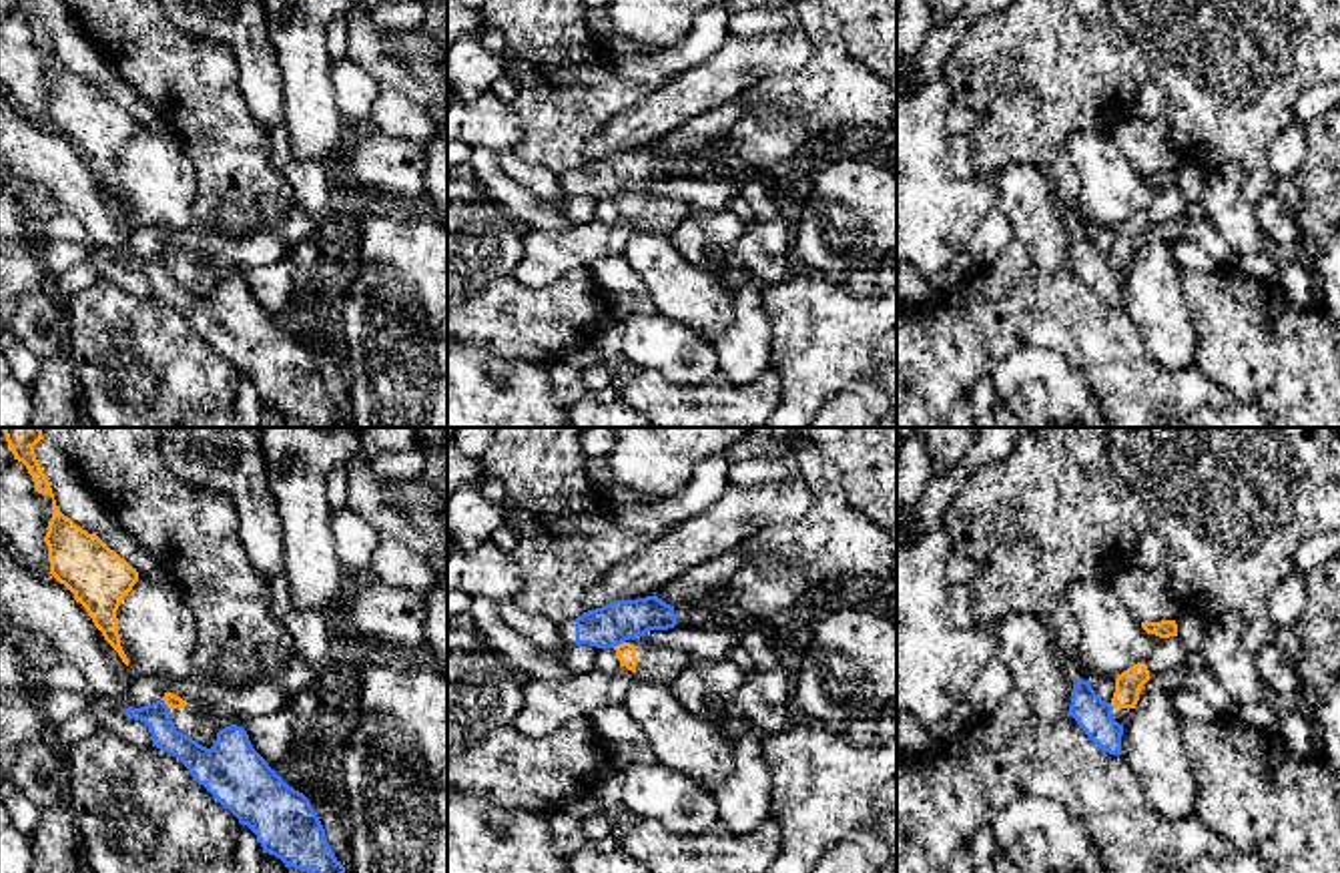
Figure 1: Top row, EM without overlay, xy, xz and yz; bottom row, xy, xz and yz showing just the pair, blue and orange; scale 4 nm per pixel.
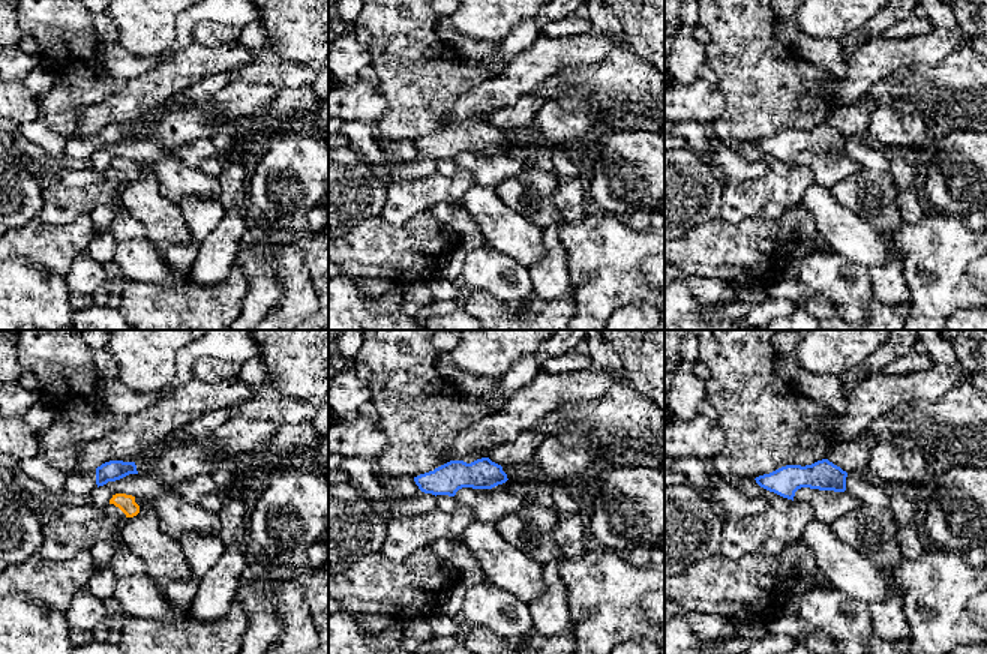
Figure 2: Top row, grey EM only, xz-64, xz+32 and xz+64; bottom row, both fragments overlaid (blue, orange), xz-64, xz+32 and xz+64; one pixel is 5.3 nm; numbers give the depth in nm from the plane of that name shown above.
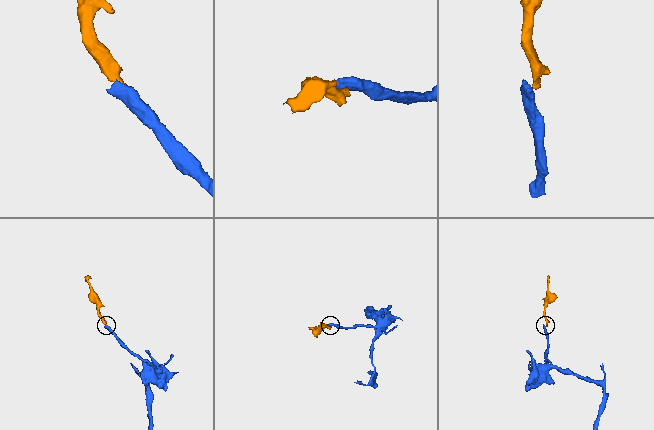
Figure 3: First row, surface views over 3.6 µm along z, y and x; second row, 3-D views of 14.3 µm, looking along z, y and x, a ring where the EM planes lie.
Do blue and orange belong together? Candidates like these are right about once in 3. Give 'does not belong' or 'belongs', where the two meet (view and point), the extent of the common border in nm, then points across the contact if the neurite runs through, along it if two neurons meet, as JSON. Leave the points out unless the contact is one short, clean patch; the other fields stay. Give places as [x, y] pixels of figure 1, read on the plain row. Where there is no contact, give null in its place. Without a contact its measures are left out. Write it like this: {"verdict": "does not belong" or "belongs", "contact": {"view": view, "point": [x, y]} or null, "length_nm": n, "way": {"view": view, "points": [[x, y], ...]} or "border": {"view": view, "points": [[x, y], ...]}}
{"verdict": "does not belong", "contact": {"view": "xz", "point": [618, 193]}, "length_nm": 60, "border": {"view": "xz", "points": [[624, 191], [612, 197]]}}

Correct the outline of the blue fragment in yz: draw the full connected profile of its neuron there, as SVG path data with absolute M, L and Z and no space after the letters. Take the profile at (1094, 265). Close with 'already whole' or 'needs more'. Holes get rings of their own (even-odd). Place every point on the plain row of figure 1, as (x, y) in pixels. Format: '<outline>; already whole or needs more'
M1075 231L1069 265L1101 301L1121 305L1123 275L1113 271L1111 261L1111 253L1101 251L1089 231Z; already whole

